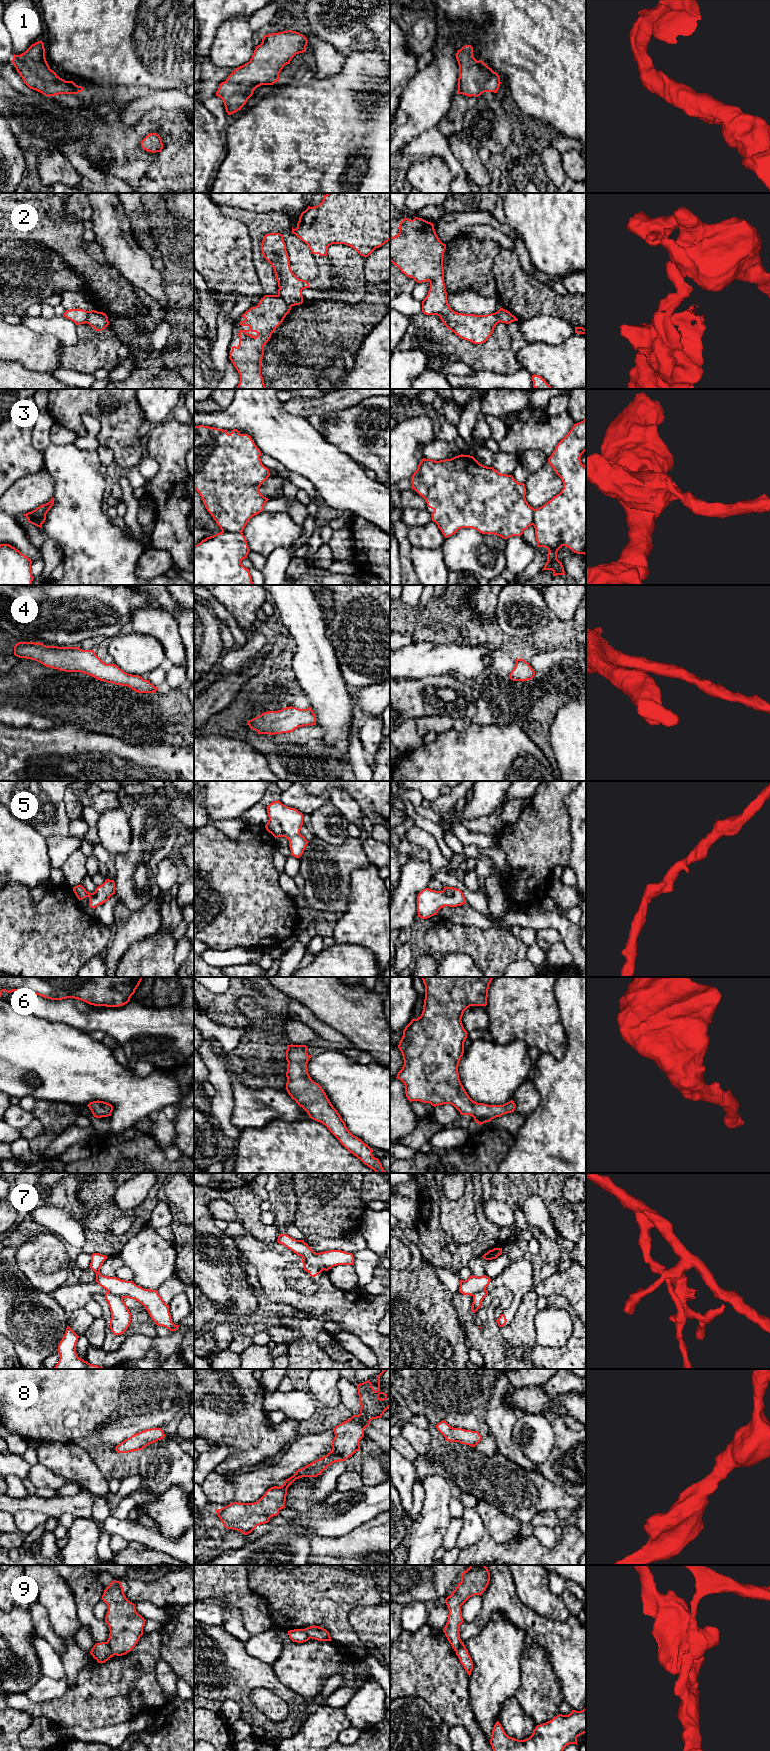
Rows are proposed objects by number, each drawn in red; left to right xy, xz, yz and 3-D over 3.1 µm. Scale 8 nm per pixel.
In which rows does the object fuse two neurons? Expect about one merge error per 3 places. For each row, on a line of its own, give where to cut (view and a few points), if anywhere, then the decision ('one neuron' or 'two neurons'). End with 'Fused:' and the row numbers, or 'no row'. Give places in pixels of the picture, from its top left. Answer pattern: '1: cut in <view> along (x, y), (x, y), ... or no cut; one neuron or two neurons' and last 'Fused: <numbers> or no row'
1: no cut; one neuron
2: cut in xz along (278, 294), (291, 306); two neurons
3: cut in xz along (222, 530), (241, 532); two neurons
4: no cut; one neuron
5: no cut; one neuron
6: no cut; one neuron
7: cut in xz along (303, 1258), (310, 1265), (322, 1270); two neurons
8: no cut; one neuron
9: cut in xy along (106, 1642), (114, 1654); two neurons
Fused: 2, 3, 7, 9

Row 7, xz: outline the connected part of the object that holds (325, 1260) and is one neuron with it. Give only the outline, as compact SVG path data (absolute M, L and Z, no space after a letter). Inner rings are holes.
M279 1234L277 1242L284 1245L298 1256L301 1256L307 1264L320 1270L328 1271L337 1265L354 1265L354 1256L341 1250L329 1250L316 1253L304 1240L296 1240L289 1235Z

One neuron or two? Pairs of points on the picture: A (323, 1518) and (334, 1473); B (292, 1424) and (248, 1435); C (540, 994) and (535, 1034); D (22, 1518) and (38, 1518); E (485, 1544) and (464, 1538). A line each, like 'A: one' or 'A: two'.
A: two
B: one
C: one
D: one
E: two

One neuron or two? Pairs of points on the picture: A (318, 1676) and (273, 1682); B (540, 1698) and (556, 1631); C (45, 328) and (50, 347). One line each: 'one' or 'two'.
A: two
B: two
C: two

